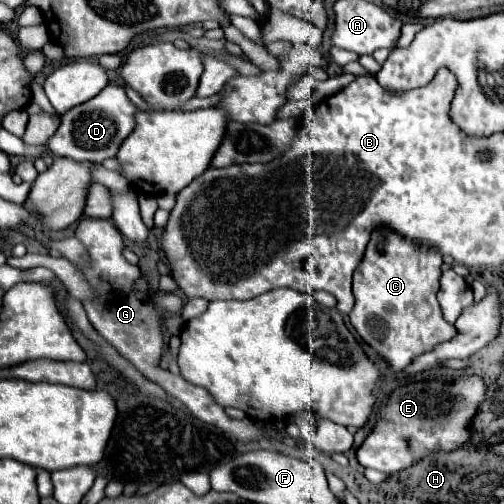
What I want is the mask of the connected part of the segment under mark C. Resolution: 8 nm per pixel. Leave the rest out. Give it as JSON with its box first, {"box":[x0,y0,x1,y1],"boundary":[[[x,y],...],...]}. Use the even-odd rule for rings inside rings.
{"box":[350,226,458,370],"boundary":[[[378,226],[370,232],[364,258],[354,272],[356,304],[350,312],[350,322],[386,358],[392,370],[406,368],[420,354],[430,352],[436,344],[448,342],[458,334],[456,326],[444,320],[434,296],[442,274],[440,266],[442,254],[434,248],[412,244],[412,240],[388,226]]]}

